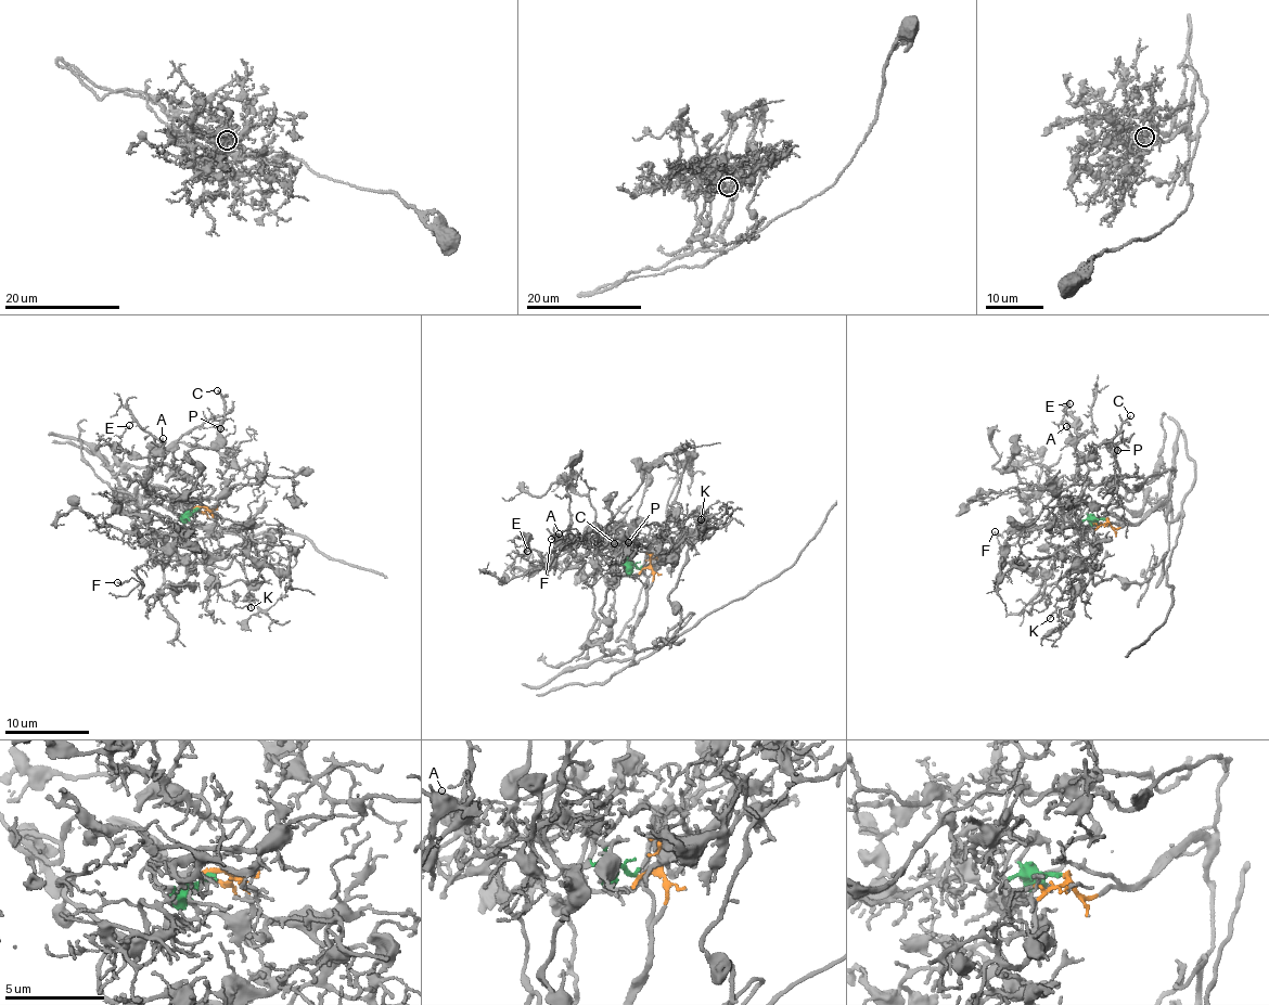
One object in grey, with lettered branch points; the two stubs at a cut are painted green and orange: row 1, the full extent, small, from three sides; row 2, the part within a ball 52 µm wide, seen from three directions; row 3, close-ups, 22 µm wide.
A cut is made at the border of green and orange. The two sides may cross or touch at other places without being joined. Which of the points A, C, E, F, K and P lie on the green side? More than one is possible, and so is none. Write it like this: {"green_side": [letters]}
{"green_side": []}

